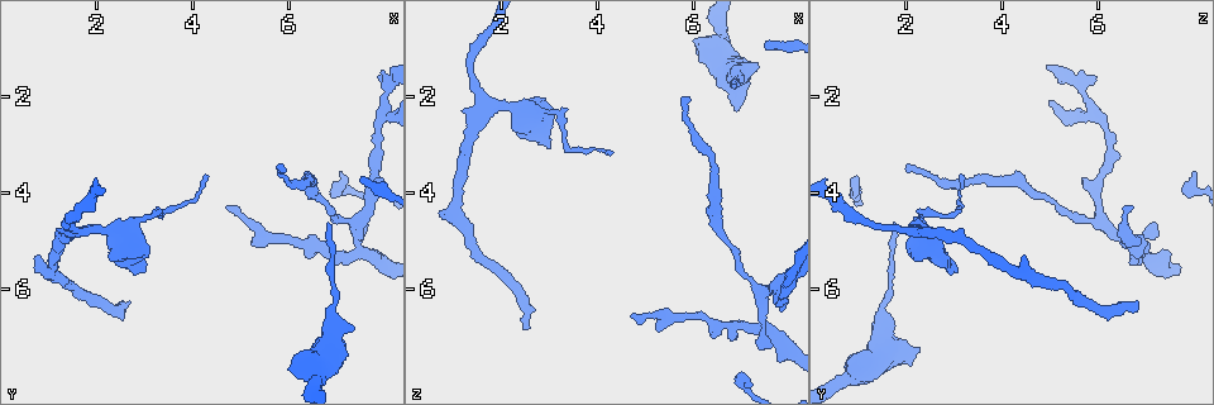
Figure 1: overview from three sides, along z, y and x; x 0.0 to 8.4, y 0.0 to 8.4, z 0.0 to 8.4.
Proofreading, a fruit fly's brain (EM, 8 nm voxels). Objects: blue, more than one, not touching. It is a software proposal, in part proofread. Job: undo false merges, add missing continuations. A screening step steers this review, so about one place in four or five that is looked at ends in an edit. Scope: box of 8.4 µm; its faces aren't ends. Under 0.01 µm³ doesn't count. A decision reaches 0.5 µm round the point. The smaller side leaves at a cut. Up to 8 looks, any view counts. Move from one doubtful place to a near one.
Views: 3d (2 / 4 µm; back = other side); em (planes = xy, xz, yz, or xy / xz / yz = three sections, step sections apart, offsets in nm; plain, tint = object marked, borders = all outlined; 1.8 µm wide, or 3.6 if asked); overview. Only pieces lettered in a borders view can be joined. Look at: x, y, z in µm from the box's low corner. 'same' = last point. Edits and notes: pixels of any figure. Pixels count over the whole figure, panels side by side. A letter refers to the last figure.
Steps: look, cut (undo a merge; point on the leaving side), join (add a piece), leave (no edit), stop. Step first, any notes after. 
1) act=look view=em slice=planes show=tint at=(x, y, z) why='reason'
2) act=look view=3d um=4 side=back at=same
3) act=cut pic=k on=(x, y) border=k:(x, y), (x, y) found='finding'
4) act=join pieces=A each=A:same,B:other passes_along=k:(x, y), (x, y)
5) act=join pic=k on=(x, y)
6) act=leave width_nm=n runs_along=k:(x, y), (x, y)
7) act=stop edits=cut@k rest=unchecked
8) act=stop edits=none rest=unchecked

act=look view=em slice=yz step=4 show=borders at=(6.80, 4.60, 1.75) why='branch stops here'

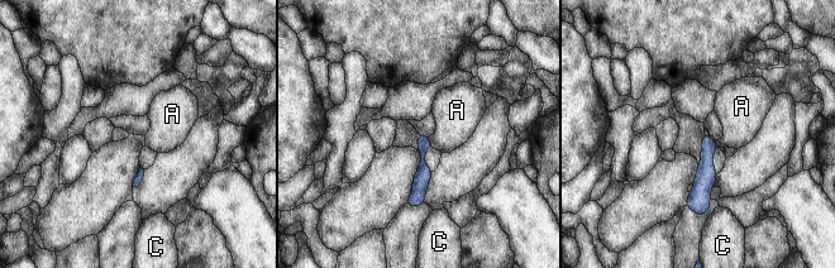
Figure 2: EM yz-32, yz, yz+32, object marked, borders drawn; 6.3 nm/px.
act=leave width_nm=80 each=A:other,C:other runs_along=2:(706, 138), (706, 177), (697, 207) found='none of them fits'

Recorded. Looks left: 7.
act=look view=3d um=2 at=(2.55, 6.30, 6.75) why='free end'

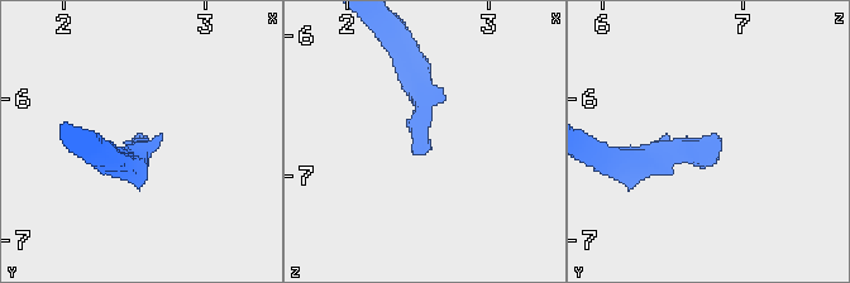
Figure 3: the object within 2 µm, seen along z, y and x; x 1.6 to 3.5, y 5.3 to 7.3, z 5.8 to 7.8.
act=look view=em slice=planes show=borders at=(2.58, 6.26, 6.78) why='shape alone is not enough'

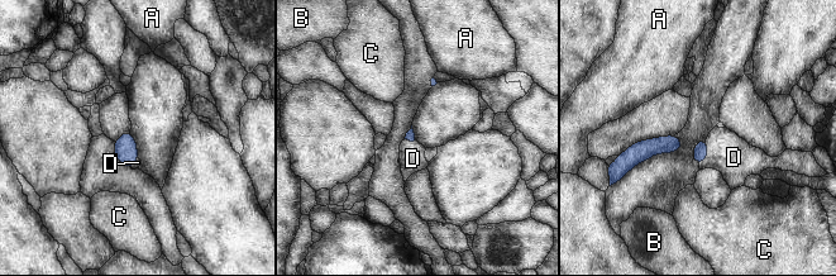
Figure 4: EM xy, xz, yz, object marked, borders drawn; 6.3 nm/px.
act=join pieces=D each=A:other,B:other,C:other,D:same passes_along=4:(701, 147), (706, 152), (734, 157) found='the cell continues'

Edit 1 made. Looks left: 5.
act=look view=overview why='redraw'

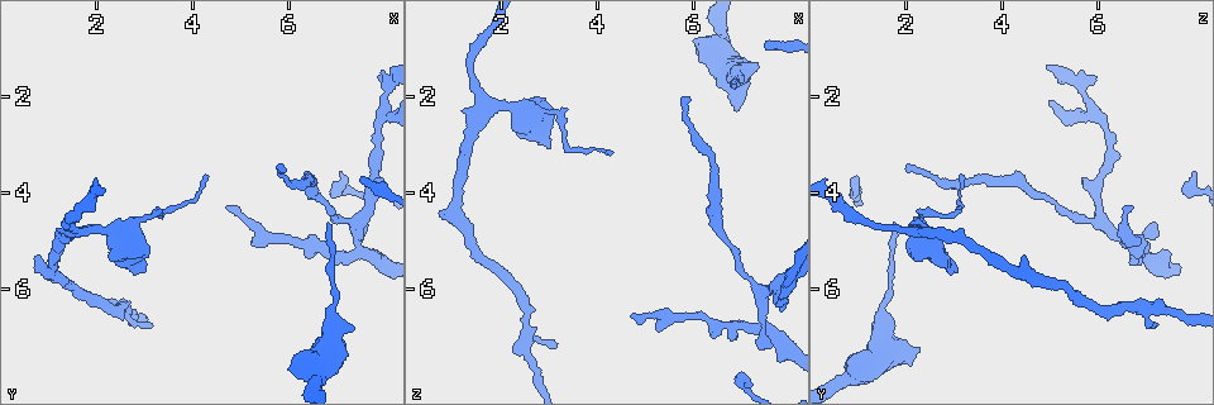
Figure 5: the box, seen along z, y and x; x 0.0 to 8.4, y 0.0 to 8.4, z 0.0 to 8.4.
act=look view=3d um=2 side=back at=(7.55, 5.25, 6.75) why='abrupt turn'

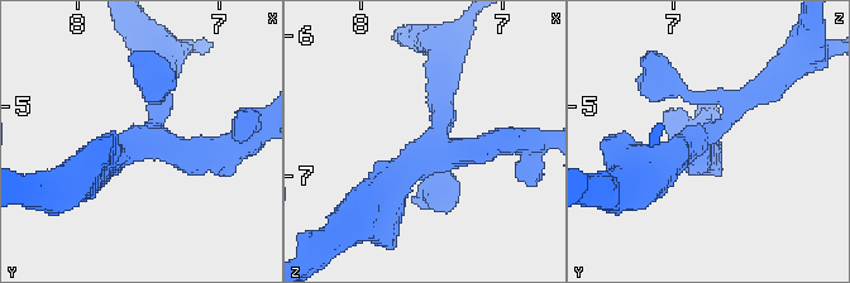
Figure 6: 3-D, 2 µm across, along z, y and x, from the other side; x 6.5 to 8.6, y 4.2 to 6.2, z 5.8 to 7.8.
act=look view=em slice=planes show=plain at=(7.52, 5.20, 6.78)

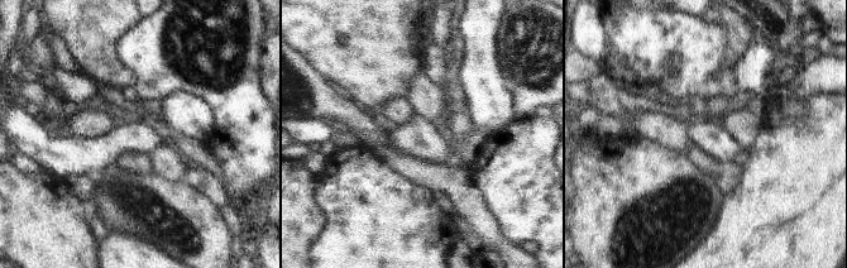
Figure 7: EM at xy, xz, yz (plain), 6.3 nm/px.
act=look view=em slice=planes show=borders at=same why='see the neighbours'

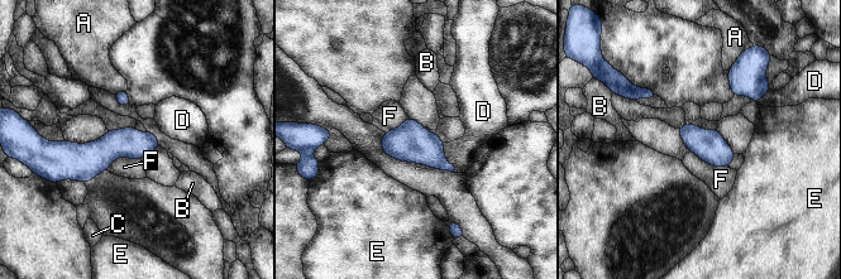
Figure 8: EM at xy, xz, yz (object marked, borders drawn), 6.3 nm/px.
act=leave each=A:other,B:other,C:other,D:other,E:other,F:other border=8:(691, 150), (715, 166), (727, 167) found='all the same cell'

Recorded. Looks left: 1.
act=stop edits=join@4 rest=unchecked

